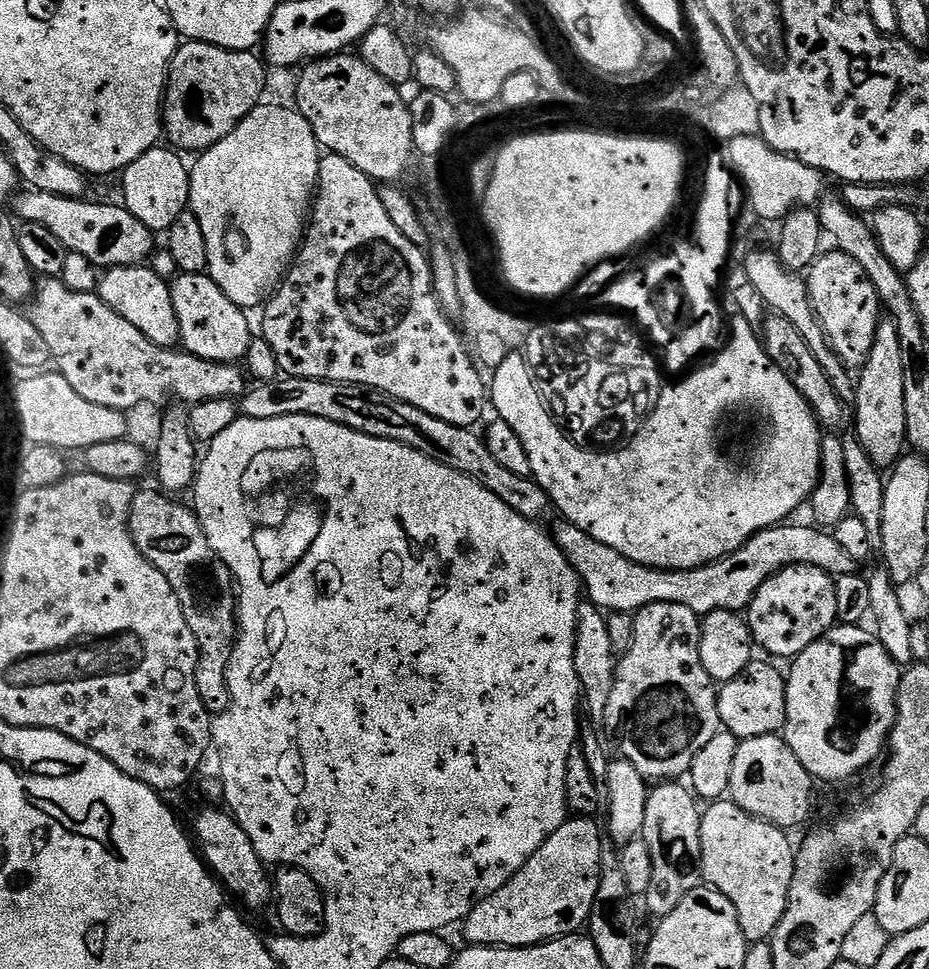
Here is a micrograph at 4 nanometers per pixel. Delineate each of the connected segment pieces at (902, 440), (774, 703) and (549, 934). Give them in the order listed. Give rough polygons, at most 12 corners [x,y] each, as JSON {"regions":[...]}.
{"regions":[[[881,319],[855,390],[856,436],[877,466],[906,448],[898,330]],[[753,662],[723,681],[716,710],[740,740],[779,733],[783,671]],[[569,818],[462,921],[481,948],[579,933],[602,828]]]}

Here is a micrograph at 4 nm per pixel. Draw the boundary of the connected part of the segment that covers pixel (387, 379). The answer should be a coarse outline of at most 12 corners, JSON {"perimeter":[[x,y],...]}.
{"perimeter":[[321,155],[262,308],[285,376],[475,429],[490,396],[377,185]]}

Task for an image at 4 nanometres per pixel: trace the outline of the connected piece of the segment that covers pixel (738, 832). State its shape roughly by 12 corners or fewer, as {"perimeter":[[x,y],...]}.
{"perimeter":[[731,798],[700,817],[699,875],[749,942],[786,914],[796,848]]}

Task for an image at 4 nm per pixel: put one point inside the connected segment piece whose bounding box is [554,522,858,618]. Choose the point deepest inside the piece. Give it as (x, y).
(614, 584)

